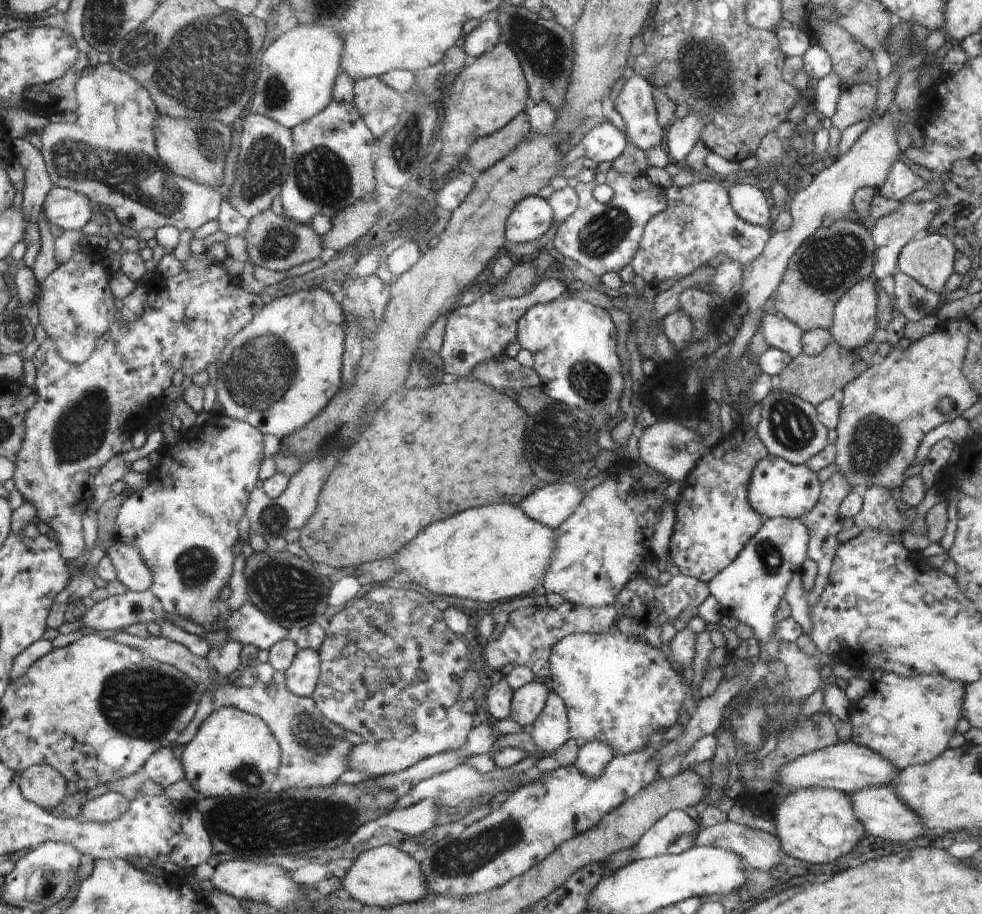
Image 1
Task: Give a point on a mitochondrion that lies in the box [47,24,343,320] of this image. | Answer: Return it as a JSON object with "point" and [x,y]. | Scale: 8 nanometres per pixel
{"point":[135,176]}

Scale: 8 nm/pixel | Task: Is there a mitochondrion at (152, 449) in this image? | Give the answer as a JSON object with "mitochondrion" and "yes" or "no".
{"mitochondrion":"no"}

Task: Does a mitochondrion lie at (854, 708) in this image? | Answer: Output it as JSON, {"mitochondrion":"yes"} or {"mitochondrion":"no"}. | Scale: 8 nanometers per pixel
{"mitochondrion":"no"}

